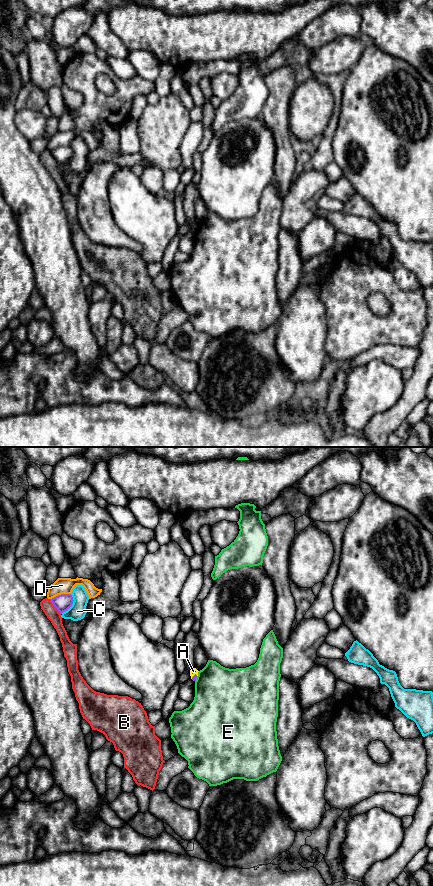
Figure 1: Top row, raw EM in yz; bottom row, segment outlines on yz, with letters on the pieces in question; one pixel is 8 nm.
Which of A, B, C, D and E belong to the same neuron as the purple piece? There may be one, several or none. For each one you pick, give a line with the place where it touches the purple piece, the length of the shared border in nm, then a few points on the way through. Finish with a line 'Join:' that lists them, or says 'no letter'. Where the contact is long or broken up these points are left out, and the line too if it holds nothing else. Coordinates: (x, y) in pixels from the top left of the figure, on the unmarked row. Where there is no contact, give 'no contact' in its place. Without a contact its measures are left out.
Join: no letter

